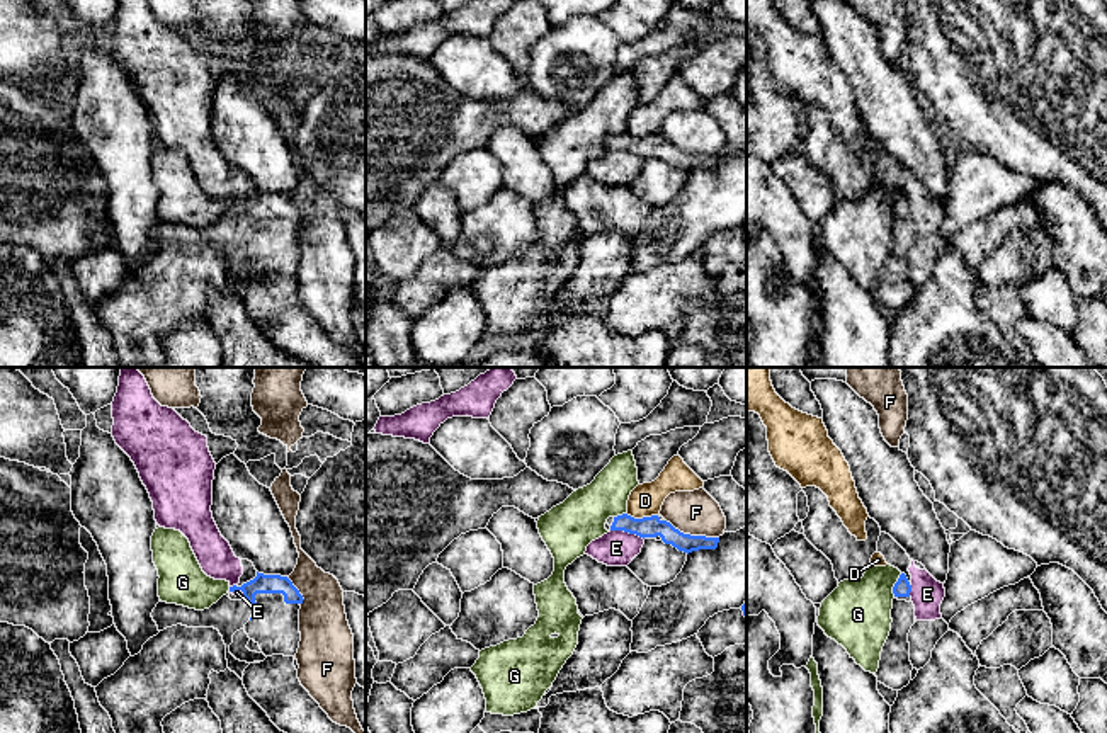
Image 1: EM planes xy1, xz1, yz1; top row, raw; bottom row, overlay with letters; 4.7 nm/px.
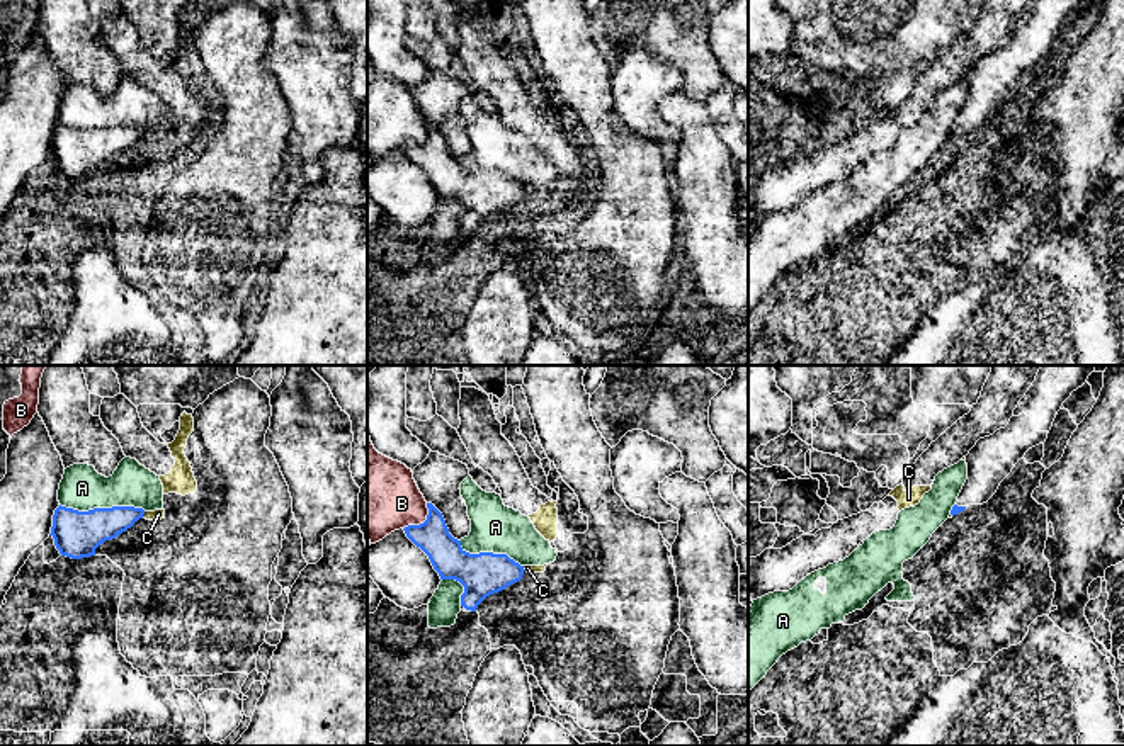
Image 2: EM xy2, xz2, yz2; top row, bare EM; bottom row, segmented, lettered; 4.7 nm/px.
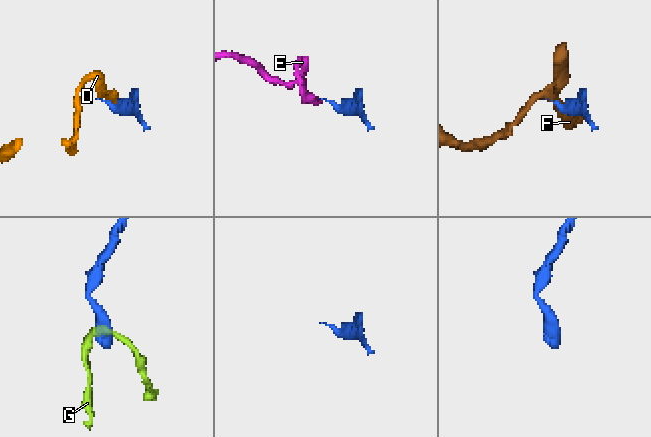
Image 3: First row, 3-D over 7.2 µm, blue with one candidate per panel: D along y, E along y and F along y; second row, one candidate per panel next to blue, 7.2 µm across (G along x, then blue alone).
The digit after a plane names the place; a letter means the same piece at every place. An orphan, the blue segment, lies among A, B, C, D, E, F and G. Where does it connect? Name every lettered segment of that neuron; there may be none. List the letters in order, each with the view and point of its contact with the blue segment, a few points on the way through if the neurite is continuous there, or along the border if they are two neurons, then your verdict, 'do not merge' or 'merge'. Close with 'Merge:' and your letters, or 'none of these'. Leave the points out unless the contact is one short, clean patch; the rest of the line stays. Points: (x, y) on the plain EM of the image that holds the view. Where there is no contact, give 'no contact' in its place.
A: xy2 (102, 128) | do not merge
B: xz2 (424, 141) | do not merge
C: xy2 (143, 133) | along xy2 (145, 131), (141, 136) | do not merge
D: xz1 (643, 136) | along xz1 (626, 131), (635, 136), (657, 135) | do not merge
E: xz1 (628, 150) | along xz1 (611, 148), (635, 152), (643, 159) | do not merge
F: xz1 (692, 155) | do not merge
G: yz1 (895, 204) | along yz1 (902, 193), (893, 206), (893, 215) | do not merge
Merge: none of these

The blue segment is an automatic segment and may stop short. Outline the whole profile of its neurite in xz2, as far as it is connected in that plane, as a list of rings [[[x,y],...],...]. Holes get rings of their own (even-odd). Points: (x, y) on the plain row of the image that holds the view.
[[[427,122],[427,127],[423,143],[403,150],[429,175],[440,199],[456,199],[464,206],[461,226],[476,231],[486,216],[522,199],[524,185],[507,173],[466,172],[461,160],[449,153],[442,133],[432,122]]]

